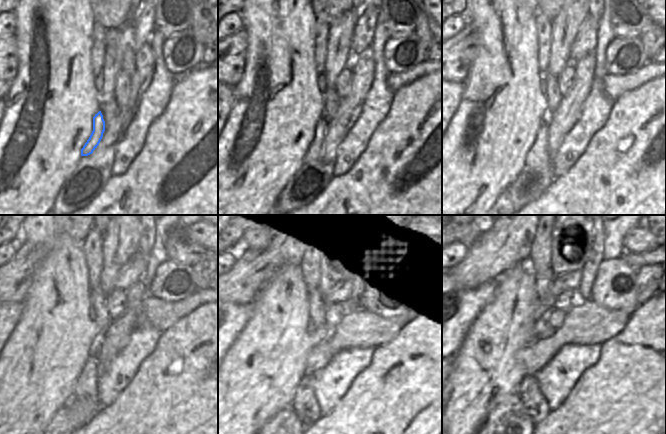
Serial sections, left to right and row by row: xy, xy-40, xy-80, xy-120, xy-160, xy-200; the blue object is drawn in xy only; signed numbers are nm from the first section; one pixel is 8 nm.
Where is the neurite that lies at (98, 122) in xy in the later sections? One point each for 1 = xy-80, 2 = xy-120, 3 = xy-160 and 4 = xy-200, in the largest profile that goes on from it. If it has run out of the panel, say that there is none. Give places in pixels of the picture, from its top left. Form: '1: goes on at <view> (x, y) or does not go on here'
1: goes on at xy-80 (537, 156)
2: goes on at xy-120 (86, 385)
3: goes on at xy-160 (304, 398)
4: goes on at xy-200 (534, 405)

